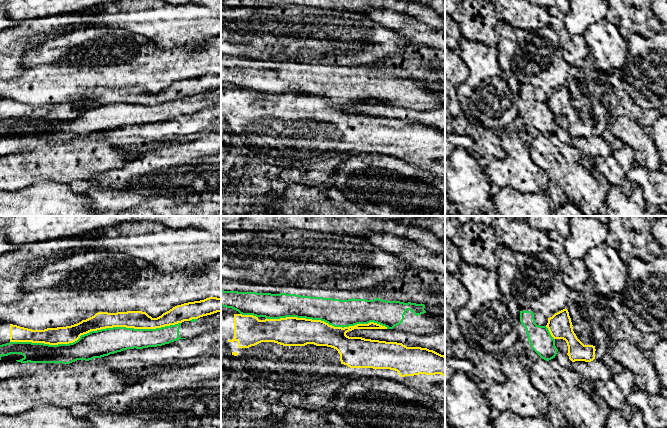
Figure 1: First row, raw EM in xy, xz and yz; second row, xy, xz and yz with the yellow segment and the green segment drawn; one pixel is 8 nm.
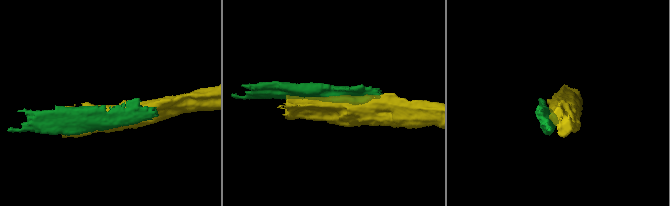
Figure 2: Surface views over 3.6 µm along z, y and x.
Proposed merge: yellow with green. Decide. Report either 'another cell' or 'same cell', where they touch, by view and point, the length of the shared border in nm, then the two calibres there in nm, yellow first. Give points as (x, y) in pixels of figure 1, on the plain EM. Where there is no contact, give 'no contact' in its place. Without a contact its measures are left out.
another cell; meets yellow in xy at (95, 106); contact 1400 nm long; 140 nm thick on the yellow side, 220 nm on the other

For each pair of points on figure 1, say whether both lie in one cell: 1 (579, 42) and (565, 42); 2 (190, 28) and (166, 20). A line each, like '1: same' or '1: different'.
1: same
2: same

